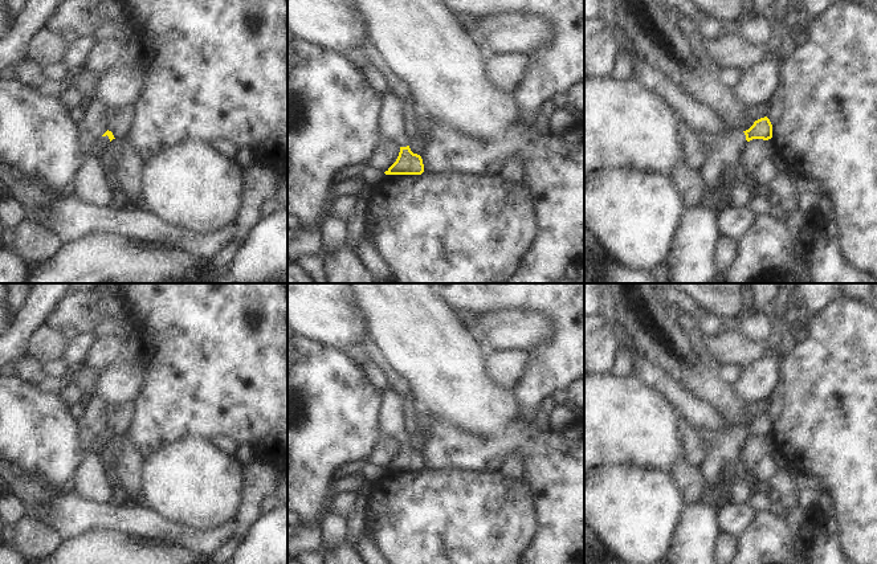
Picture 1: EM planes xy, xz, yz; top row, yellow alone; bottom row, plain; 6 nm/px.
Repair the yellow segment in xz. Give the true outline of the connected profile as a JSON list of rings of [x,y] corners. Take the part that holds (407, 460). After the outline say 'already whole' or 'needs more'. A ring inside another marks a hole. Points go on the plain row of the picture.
[[[391,388],[383,392],[379,412],[380,434],[388,436],[400,444],[396,458],[384,469],[386,471],[421,471],[424,461],[420,451],[413,450],[408,442],[409,434],[404,430],[403,396]]] | needs more

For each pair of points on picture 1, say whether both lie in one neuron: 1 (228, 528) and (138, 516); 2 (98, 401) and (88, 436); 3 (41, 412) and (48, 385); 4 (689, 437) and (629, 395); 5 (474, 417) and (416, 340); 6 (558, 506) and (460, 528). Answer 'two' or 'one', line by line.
1: one
2: one
3: two
4: two
5: one
6: two

